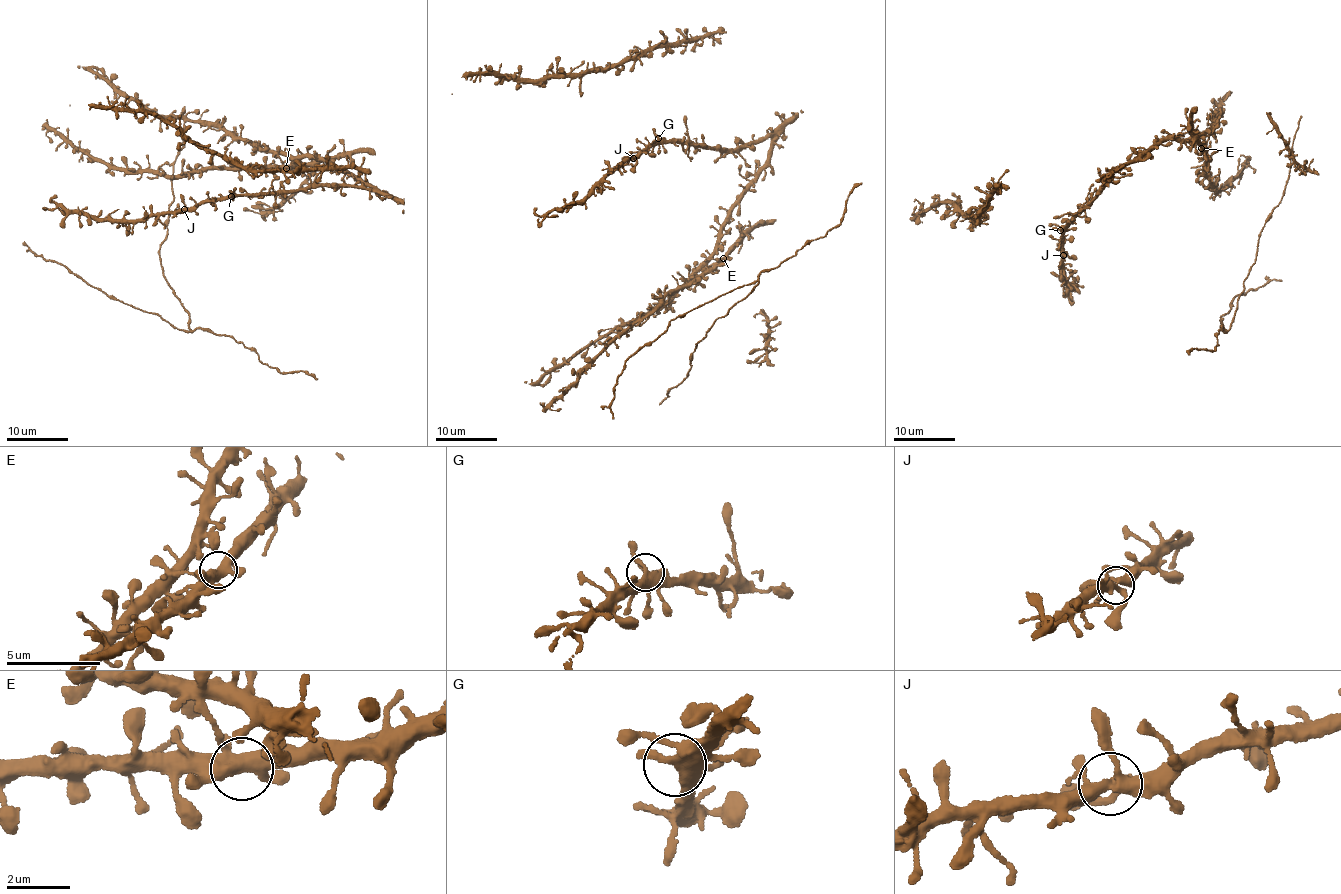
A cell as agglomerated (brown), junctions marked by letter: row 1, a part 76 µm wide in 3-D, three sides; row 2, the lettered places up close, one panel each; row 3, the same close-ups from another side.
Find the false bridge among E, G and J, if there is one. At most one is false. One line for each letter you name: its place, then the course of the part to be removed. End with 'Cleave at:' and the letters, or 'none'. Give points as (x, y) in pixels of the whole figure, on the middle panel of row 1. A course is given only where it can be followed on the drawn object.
Cleave at: none

